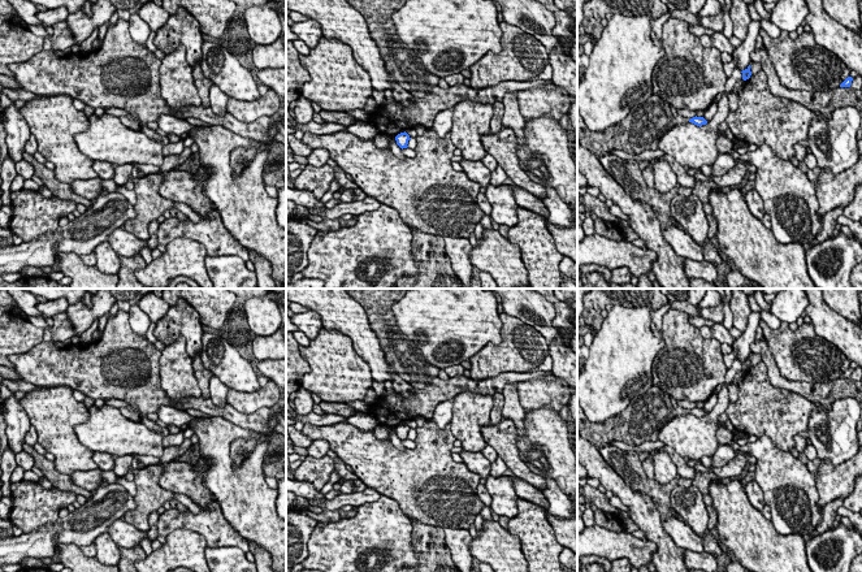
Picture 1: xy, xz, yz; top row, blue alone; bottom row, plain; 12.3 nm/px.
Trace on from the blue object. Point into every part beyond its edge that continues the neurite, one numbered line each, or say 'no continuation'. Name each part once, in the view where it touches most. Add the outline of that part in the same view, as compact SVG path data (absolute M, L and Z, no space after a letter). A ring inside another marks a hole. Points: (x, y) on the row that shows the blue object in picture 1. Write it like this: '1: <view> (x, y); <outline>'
1: yz (645, 125); M653 94L645 103L633 107L623 121L605 131L589 130L577 110L577 140L598 159L612 150L641 155L645 150L657 150L659 140L668 130L689 120Z

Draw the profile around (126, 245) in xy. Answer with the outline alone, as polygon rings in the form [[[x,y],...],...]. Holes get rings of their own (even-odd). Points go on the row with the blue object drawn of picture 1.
[[[124,228],[113,230],[109,235],[109,244],[118,256],[131,257],[140,255],[140,250],[147,246],[147,240],[140,240]]]

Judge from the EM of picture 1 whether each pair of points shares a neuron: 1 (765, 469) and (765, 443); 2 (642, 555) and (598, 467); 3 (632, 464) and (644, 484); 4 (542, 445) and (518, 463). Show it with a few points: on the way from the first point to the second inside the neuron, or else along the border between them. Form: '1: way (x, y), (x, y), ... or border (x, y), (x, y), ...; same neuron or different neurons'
1: way (765, 463), (765, 450); same neuron
2: border (642, 538), (646, 538), (655, 546), (652, 558); different neurons
3: way (632, 469), (639, 479); same neuron
4: border (519, 432), (516, 447), (520, 459), (544, 477); different neurons

